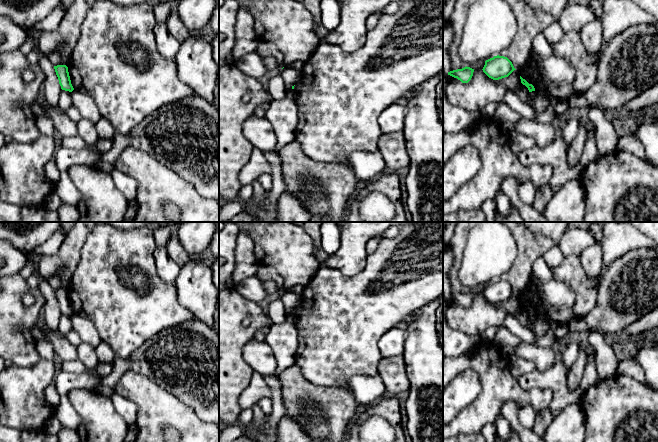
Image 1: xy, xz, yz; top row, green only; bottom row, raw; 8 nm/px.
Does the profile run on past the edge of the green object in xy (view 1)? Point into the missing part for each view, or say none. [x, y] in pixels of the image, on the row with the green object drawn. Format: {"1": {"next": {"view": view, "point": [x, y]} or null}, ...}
{"1": {"next": null}}

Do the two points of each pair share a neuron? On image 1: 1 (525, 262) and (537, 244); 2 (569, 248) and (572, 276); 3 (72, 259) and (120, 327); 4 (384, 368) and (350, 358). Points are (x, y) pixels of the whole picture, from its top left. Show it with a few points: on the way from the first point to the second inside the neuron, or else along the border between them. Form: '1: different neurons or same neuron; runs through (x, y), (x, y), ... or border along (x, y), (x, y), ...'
1: same neuron; runs through (525, 258), (533, 248)
2: different neurons; border along (578, 256), (564, 257)
3: different neurons; border along (85, 243), (68, 287)
4: different neurons; border along (382, 358), (378, 365), (377, 373)

